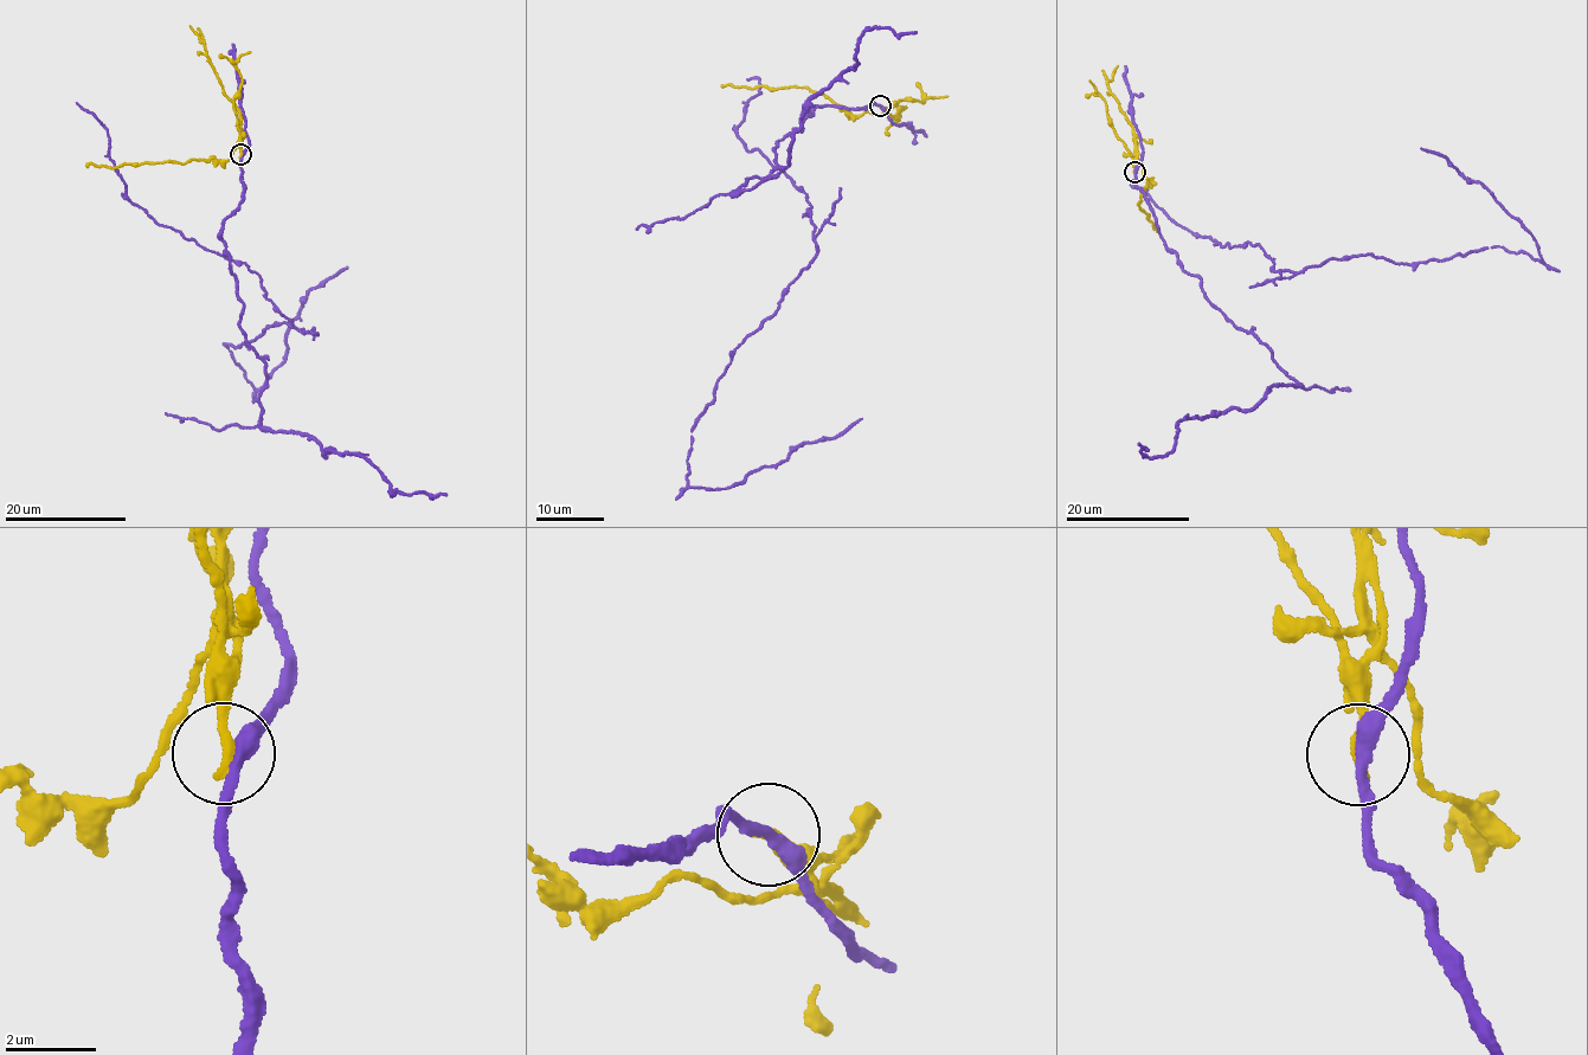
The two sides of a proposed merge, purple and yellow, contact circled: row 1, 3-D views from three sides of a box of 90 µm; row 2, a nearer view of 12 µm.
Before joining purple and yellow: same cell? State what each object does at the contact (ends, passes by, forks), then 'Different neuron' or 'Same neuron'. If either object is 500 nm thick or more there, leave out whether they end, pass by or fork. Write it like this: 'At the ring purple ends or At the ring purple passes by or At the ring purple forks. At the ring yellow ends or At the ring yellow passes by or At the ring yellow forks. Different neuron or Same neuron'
At the ring purple passes by. At the ring yellow ends. Different neuron

